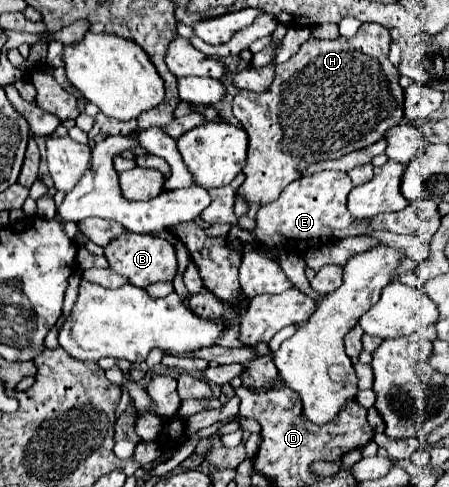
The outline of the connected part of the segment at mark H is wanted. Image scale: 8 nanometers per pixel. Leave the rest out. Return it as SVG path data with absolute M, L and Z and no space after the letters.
M362 23L362 27L358 29L358 33L350 39L346 37L340 37L336 41L326 41L326 39L308 39L300 51L290 57L286 63L278 63L274 65L276 69L276 77L270 85L270 89L266 93L254 93L250 89L242 89L236 97L234 97L234 115L236 119L240 121L240 125L244 127L244 131L248 133L250 137L250 147L248 147L248 159L246 159L246 167L244 167L244 173L246 173L246 181L242 183L242 187L238 189L238 197L242 197L248 205L256 203L256 205L268 205L270 201L276 201L282 193L282 189L292 183L294 179L300 179L302 177L302 171L310 165L310 163L316 163L316 161L328 161L328 159L338 159L338 157L344 157L346 153L352 153L352 151L358 151L358 149L364 149L372 143L376 143L378 139L384 137L386 129L392 129L394 125L398 125L402 119L404 119L404 91L400 89L398 85L398 69L390 63L388 59L388 51L390 51L390 33L386 27L378 25L378 23Z

